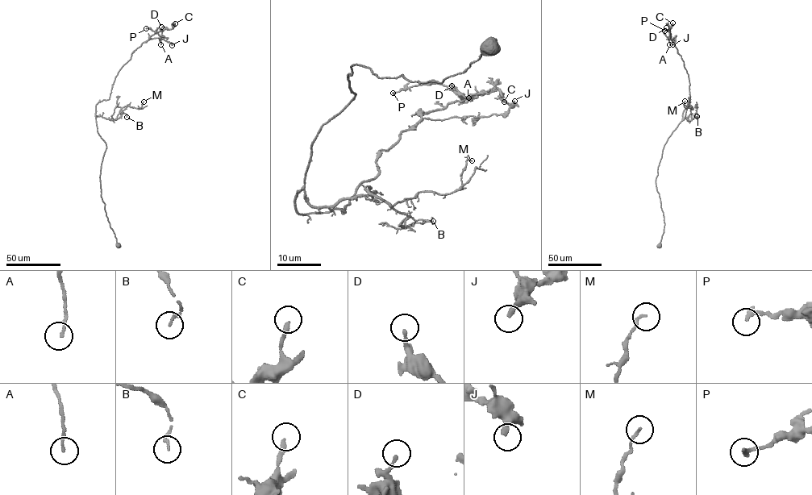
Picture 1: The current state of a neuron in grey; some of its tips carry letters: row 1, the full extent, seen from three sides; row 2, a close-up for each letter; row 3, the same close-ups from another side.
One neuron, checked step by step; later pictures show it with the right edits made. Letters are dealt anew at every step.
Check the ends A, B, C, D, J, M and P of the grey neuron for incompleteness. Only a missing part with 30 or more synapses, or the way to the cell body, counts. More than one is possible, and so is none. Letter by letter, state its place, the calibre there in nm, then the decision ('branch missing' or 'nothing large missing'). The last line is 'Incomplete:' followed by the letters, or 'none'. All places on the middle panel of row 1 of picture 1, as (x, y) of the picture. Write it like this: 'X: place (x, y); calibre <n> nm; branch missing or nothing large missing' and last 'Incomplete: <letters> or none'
A: place (468, 97); calibre 140 nm; nothing large missing
B: place (433, 221); calibre 120 nm; nothing large missing
C: place (504, 101); calibre 220 nm; nothing large missing
D: place (451, 85); calibre 150 nm; nothing large missing
J: place (514, 101); calibre 280 nm; nothing large missing
M: place (472, 160); calibre 120 nm; nothing large missing
P: place (393, 93); calibre 240 nm; nothing large missing
Incomplete: none

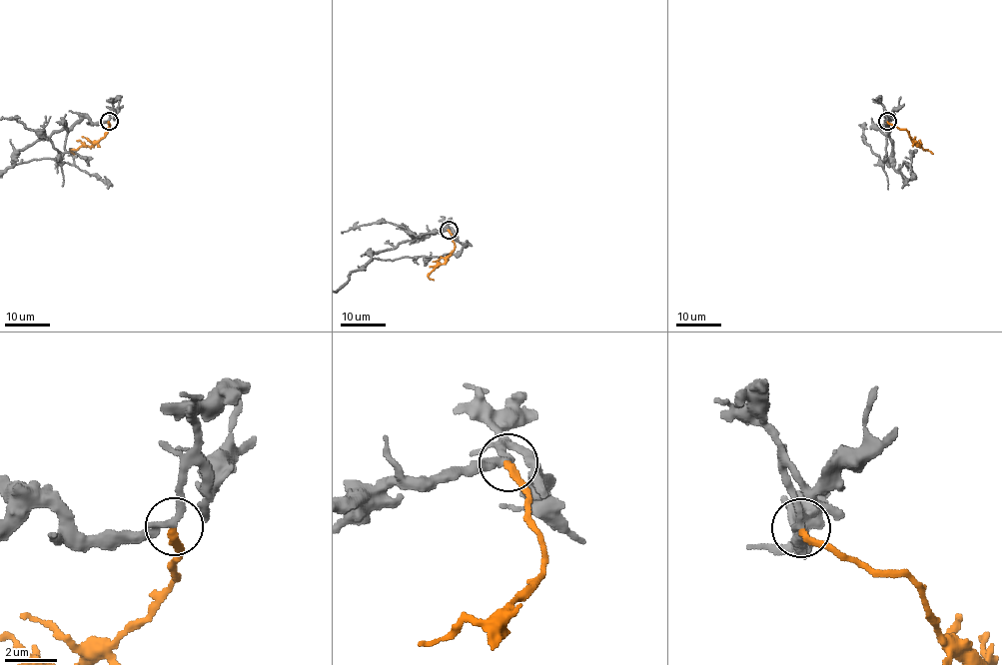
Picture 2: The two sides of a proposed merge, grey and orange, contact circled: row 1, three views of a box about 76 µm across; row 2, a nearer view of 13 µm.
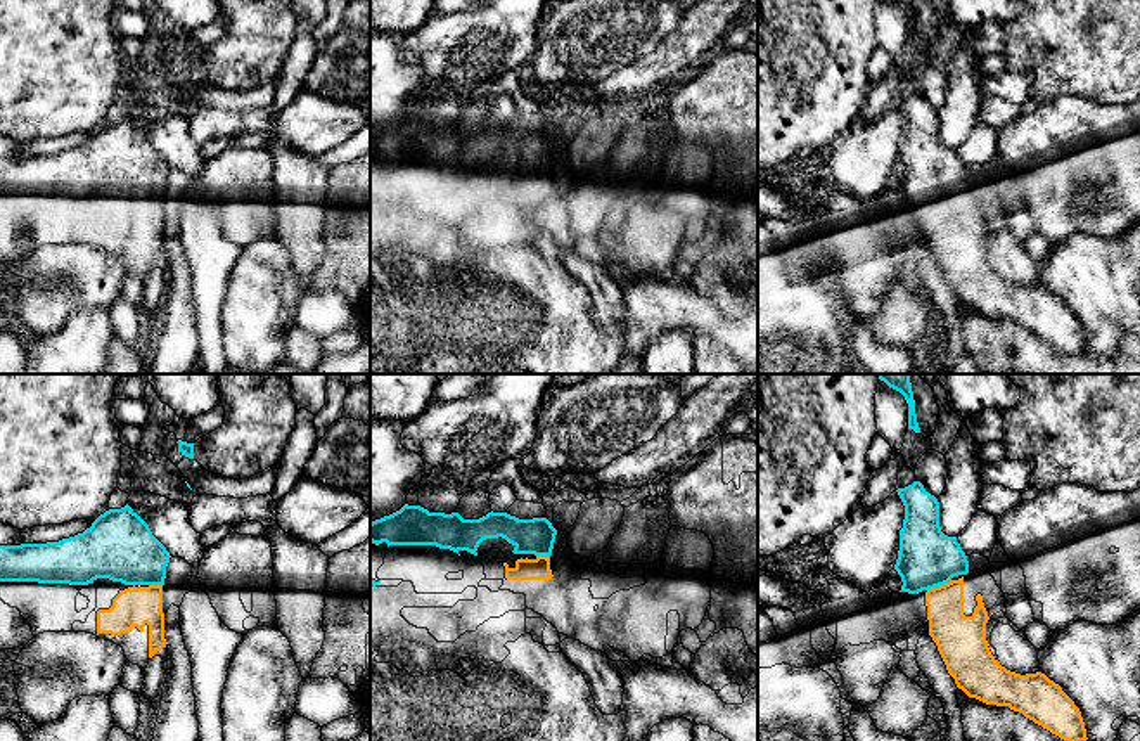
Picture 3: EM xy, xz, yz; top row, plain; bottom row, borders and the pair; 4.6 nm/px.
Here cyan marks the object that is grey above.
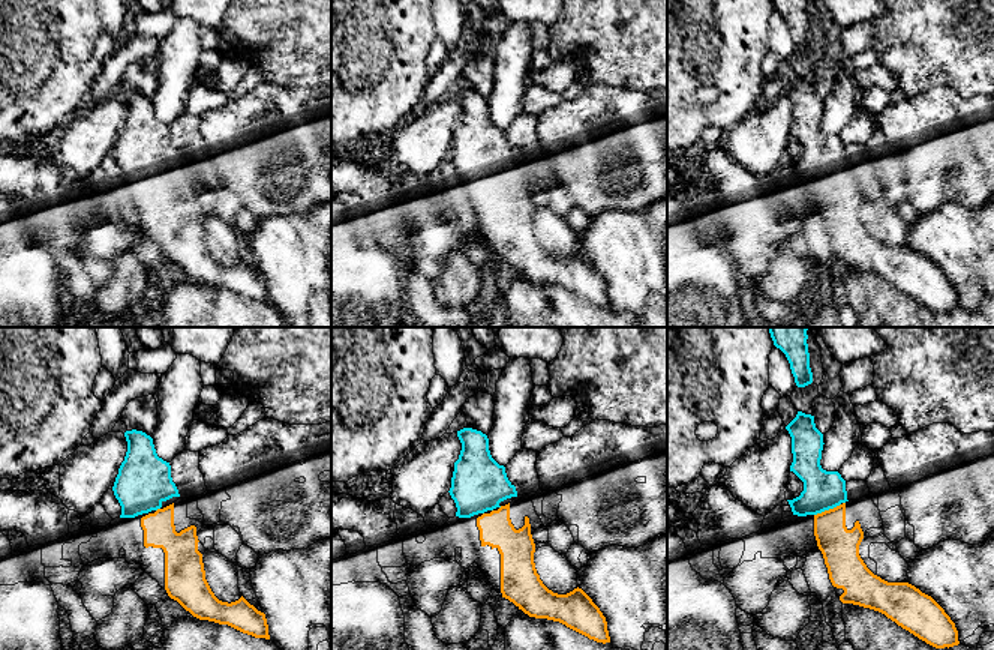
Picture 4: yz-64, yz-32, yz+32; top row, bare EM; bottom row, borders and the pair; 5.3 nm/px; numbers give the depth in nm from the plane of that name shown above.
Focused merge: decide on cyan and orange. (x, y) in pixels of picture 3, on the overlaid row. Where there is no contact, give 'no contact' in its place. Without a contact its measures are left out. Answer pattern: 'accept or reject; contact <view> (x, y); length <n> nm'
accept; contact yz (940, 584); length 130 nm

